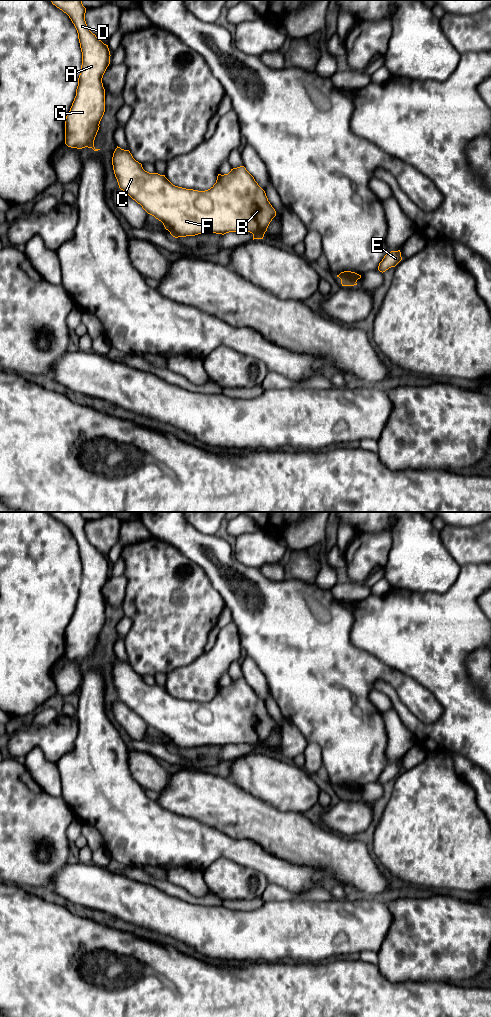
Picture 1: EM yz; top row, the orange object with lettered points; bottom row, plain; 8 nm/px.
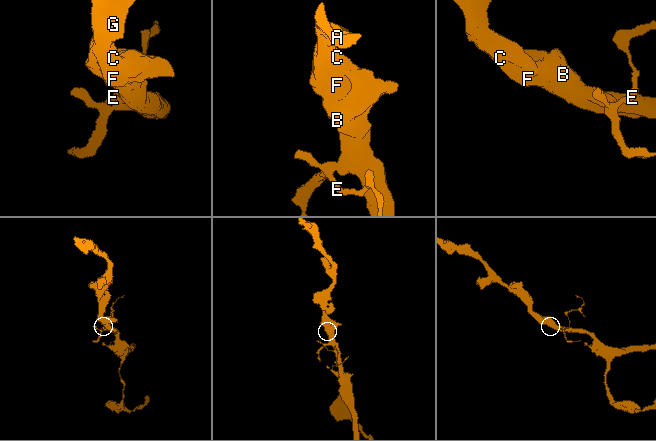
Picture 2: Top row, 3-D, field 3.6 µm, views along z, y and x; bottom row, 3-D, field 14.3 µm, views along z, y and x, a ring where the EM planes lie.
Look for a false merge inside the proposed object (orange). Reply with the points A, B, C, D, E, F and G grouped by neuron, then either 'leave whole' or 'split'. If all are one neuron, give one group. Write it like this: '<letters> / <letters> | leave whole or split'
A B C D F G / E | split

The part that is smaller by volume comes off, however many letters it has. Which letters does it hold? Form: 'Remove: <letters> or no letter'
Remove: E

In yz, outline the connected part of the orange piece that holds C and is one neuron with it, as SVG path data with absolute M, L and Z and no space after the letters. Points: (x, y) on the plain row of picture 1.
M118 658L113 665L112 677L119 700L148 726L161 733L175 750L247 743L253 746L253 752L263 751L270 734L276 728L265 703L244 678L233 680L228 686L218 686L216 695L210 701L198 703L175 698L165 687L145 683L129 662Z

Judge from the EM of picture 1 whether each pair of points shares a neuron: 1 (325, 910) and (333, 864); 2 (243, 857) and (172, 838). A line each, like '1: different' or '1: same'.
1: different
2: same

